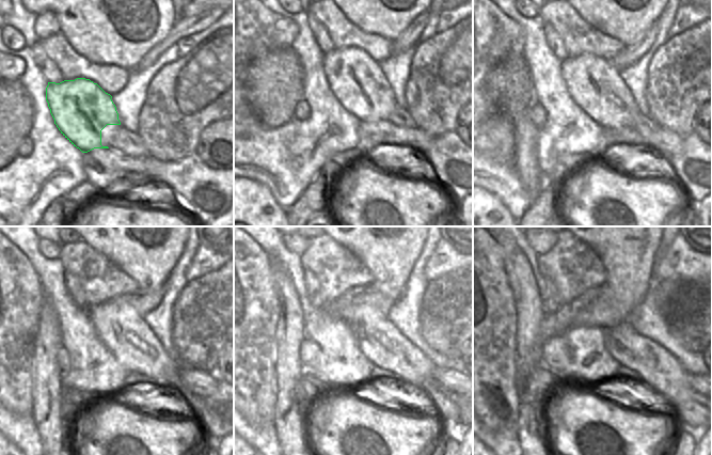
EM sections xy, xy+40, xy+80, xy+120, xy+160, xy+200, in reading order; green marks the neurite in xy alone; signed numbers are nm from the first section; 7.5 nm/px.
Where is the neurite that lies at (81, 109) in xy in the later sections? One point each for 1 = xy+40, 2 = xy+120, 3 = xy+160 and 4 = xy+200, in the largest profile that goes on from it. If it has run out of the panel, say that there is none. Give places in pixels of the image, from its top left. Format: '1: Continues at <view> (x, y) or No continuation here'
1: Continues at xy+40 (359, 91)
2: Continues at xy+120 (121, 327)
3: Continues at xy+160 (379, 340)
4: Continues at xy+200 (661, 372)

